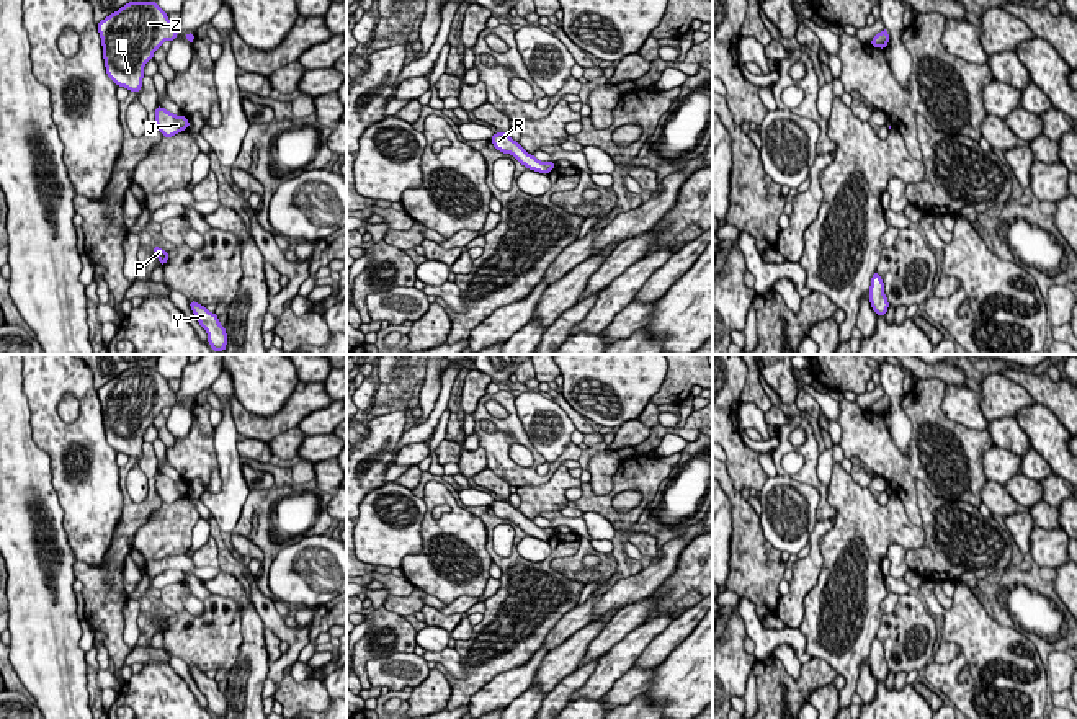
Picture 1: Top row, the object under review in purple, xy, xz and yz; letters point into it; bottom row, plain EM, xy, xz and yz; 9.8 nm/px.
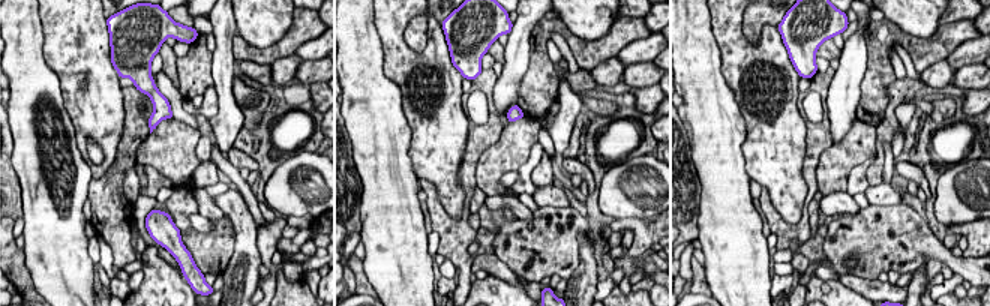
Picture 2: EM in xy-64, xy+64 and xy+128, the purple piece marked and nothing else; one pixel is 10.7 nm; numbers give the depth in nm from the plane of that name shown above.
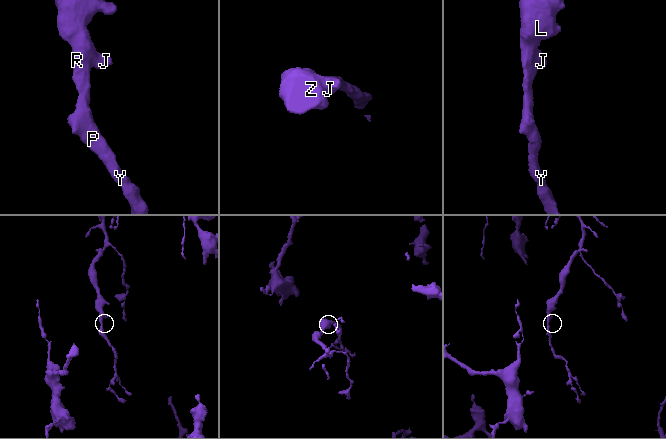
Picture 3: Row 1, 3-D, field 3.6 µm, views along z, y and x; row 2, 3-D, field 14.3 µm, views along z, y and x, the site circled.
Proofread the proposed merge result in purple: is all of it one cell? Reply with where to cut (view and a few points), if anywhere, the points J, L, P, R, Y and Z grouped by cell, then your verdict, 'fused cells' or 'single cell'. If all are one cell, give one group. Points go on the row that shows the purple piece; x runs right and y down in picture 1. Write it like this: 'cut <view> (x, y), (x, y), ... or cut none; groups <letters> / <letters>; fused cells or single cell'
cut none; groups J L P R Y Z; single cell

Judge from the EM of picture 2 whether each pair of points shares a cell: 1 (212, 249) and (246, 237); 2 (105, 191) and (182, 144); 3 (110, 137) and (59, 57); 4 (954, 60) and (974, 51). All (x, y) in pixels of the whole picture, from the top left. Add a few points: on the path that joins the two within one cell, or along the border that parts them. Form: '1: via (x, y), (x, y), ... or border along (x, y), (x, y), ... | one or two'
1: border along (236, 236), (233, 255), (222, 275) | two
2: border along (150, 134), (138, 147), (135, 162) | two
3: via (101, 117), (95, 105), (78, 89), (78, 77) | one
4: via (959, 57), (969, 53) | one

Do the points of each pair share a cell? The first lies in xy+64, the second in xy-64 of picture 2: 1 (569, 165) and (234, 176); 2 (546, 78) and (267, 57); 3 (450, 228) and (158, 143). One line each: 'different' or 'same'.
1: different
2: same
3: different

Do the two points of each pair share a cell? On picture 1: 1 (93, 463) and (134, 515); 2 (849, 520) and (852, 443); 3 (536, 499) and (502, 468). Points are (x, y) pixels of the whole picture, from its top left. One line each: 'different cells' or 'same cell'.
1: different cells
2: different cells
3: different cells

